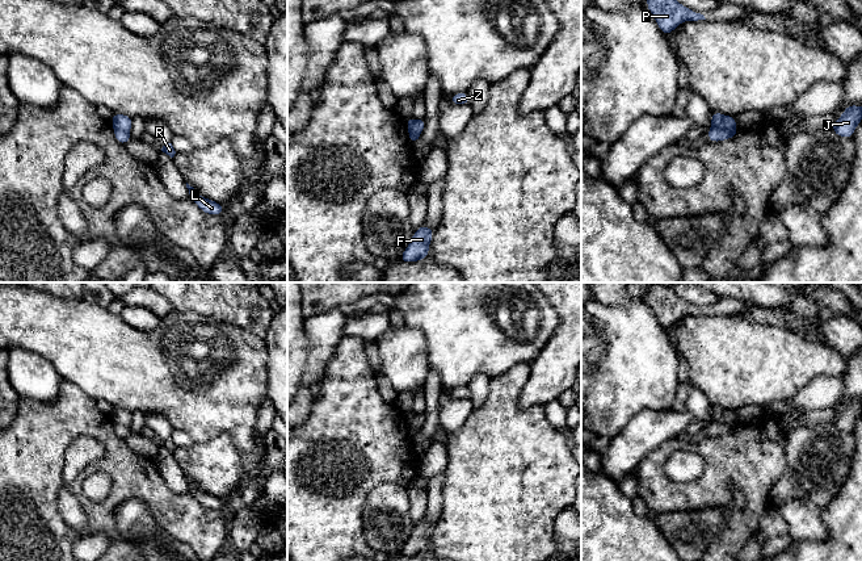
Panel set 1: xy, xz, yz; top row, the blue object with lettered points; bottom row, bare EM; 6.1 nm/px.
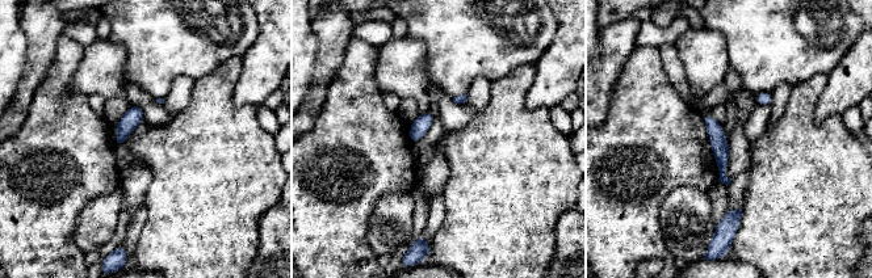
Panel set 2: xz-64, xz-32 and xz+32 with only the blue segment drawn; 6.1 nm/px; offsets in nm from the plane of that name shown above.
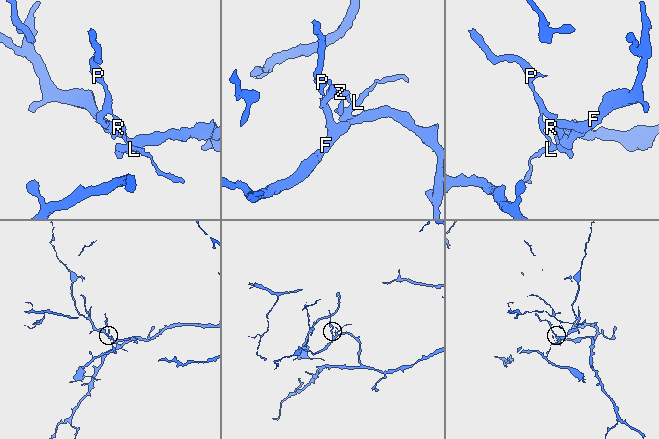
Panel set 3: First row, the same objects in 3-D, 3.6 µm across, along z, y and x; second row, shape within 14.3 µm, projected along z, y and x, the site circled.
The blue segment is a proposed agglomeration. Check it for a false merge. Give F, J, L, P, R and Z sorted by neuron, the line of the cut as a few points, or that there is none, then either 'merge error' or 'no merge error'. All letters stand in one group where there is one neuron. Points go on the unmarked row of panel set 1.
groups F J / L P R Z; cut yz (713, 421), (735, 423); merge error

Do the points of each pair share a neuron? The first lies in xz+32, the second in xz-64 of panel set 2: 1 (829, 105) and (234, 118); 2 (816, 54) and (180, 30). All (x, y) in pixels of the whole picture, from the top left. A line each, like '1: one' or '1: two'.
1: two
2: one

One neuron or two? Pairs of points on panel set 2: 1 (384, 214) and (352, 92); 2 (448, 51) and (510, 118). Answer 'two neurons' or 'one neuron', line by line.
1: two neurons
2: two neurons

